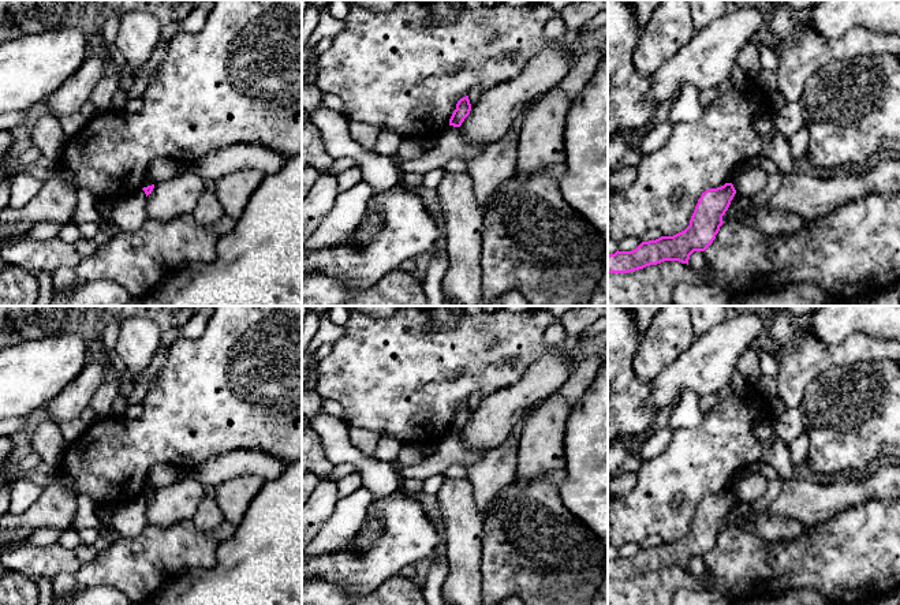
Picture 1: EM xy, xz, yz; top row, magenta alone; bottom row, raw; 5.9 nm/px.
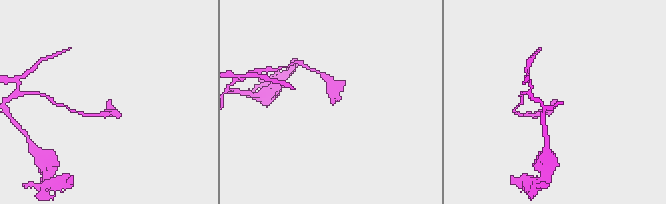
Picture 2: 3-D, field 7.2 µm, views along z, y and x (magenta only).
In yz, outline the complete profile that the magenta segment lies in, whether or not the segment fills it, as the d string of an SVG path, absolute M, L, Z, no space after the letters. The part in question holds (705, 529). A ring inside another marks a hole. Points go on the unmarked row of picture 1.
M732 489L702 498L690 531L673 541L642 548L632 557L616 557L608 561L608 579L630 579L664 567L688 571L694 557L705 557L716 545L736 496Z

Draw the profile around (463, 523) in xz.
M445 477L438 493L445 523L444 544L448 574L442 598L451 605L483 605L482 602L482 516L474 501L468 479Z

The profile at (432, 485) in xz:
M438 474L423 481L423 492L427 494L437 494L447 474Z

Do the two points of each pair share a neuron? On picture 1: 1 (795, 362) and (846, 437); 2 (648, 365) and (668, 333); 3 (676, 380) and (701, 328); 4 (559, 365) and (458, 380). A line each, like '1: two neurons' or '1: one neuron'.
1: two neurons
2: one neuron
3: two neurons
4: two neurons

